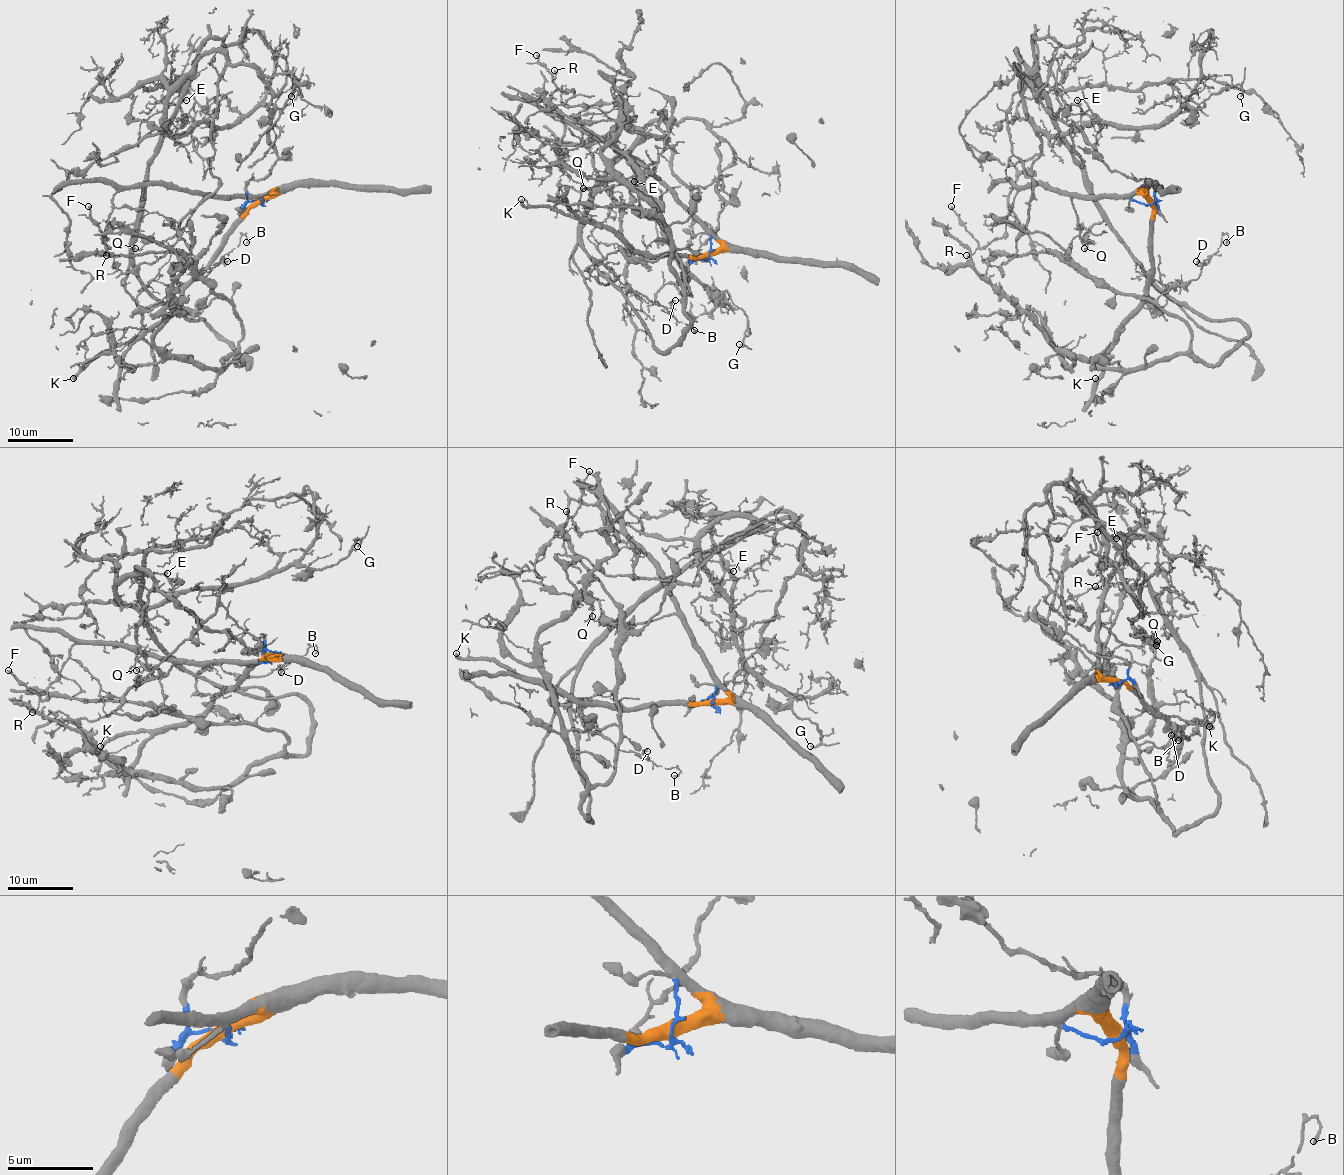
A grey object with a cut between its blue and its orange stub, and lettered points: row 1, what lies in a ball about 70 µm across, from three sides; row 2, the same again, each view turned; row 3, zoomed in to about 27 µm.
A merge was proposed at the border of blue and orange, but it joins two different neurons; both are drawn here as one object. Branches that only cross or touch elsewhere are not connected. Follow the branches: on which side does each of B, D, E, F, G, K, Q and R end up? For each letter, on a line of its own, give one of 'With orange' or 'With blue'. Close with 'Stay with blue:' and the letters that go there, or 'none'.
B: With orange
D: With orange
E: With blue
F: With orange
G: With blue
K: With orange
Q: With orange
R: With orange
Stay with blue: E, G

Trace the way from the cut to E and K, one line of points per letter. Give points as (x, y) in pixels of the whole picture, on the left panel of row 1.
E: (260, 202), (247, 184), (278, 157), (271, 88), (206, 52), (174, 85), (174, 134), (192, 122), (187, 100)
K: (260, 202), (247, 212), (213, 262), (184, 292), (182, 300), (128, 340), (101, 350), (73, 378)

